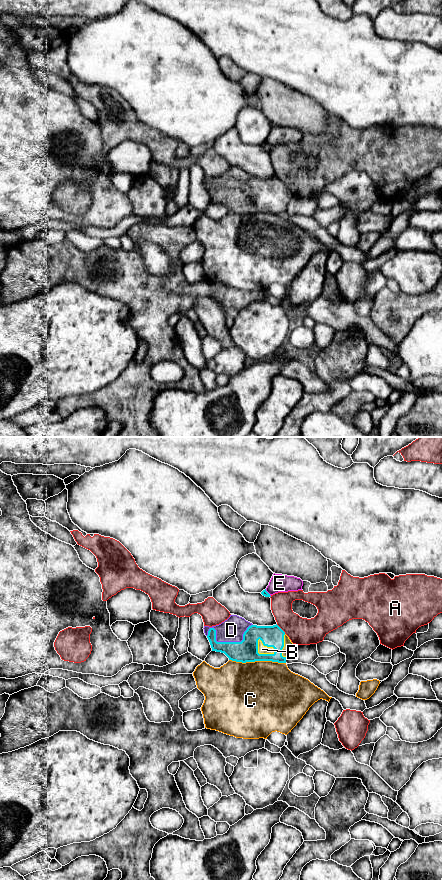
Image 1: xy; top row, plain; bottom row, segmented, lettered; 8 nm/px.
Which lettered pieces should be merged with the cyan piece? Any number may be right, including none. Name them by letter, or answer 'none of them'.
B, D

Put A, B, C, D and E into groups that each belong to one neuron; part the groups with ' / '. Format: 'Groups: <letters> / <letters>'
Groups: A / B D / C / E

